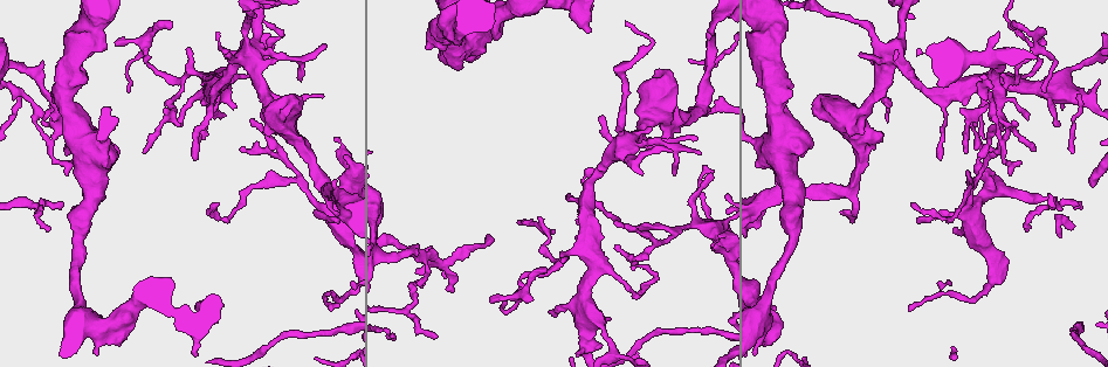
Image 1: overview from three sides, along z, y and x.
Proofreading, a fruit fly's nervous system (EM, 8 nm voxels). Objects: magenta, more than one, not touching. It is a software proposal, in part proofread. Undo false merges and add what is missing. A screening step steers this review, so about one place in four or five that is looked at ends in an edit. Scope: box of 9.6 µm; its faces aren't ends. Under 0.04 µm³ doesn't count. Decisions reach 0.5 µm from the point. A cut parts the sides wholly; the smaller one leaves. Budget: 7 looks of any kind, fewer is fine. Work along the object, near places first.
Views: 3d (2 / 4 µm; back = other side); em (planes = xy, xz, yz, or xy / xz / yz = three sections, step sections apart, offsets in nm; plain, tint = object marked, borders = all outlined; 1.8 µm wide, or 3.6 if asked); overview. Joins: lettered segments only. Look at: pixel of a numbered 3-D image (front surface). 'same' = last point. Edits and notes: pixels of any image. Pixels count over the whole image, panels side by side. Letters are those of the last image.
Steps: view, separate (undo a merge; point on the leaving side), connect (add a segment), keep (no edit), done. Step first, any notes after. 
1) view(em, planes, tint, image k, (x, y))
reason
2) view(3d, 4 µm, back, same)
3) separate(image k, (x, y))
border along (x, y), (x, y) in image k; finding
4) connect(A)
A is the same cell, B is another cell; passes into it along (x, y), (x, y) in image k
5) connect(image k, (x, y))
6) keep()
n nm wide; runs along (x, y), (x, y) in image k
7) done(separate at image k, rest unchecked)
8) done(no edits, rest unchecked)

view(3d, 2 µm, image 1, (978, 159))
free end

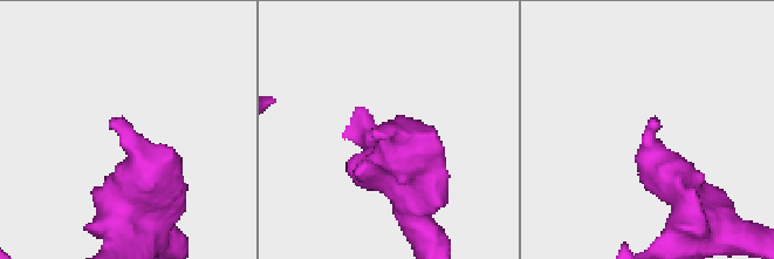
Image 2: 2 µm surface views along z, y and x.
view(em, planes, borders, image 2, (372, 132))

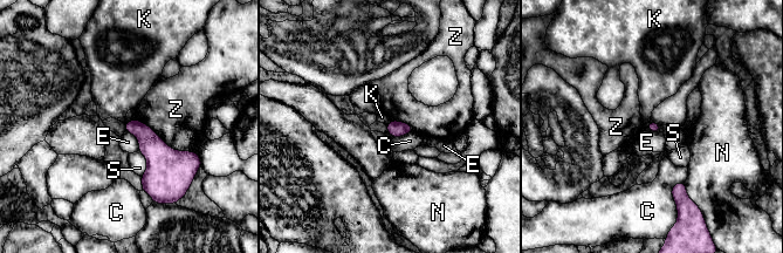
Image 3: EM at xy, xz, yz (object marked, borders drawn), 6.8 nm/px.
keep()
C, E, K, N, S and Z are other cells; border along (125, 130), (137, 138), (138, 150) in image 3; none of them fits

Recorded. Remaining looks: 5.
view(em, planes, borders, image 1, (910, 309))
end of a long branch

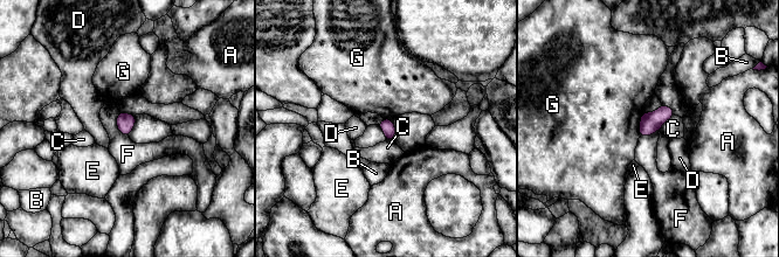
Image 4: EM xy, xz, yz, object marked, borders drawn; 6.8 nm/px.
keep()
A, B, C, D, E, F and G are other cells; border along (118, 112), (117, 129), (128, 137) in image 4; none of them fits

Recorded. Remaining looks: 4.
view(em, xz, step 8, borders, image 1, (651, 128))
free end

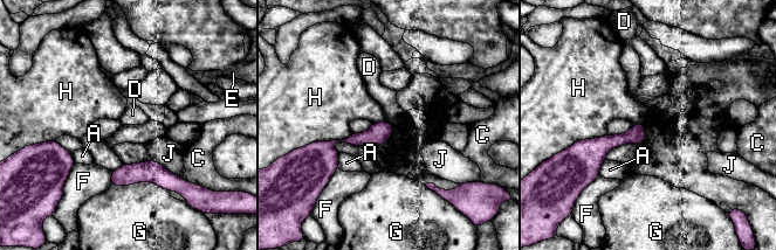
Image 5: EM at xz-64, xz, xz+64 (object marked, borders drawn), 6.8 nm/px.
view(em, planes, borders, same)
another direction

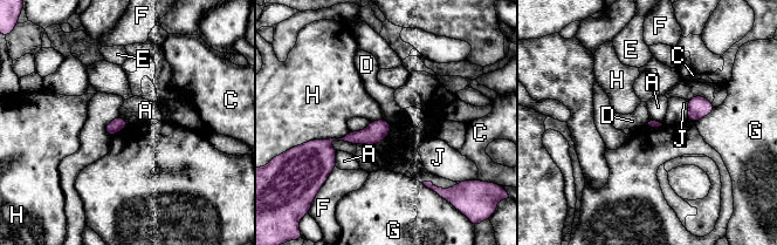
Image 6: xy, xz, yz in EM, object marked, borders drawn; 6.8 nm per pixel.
keep()
A, C, D, E, F, G, H and J are other cells; border along (119, 115), (130, 124) in image 6; no lettered segment goes on from it

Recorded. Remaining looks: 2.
done(no edits, rest unchecked)

